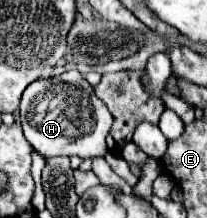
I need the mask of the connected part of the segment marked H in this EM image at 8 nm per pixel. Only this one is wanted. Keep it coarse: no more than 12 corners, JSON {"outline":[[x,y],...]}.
{"outline":[[79,71],[31,83],[19,111],[47,159],[103,157],[113,117]]}

